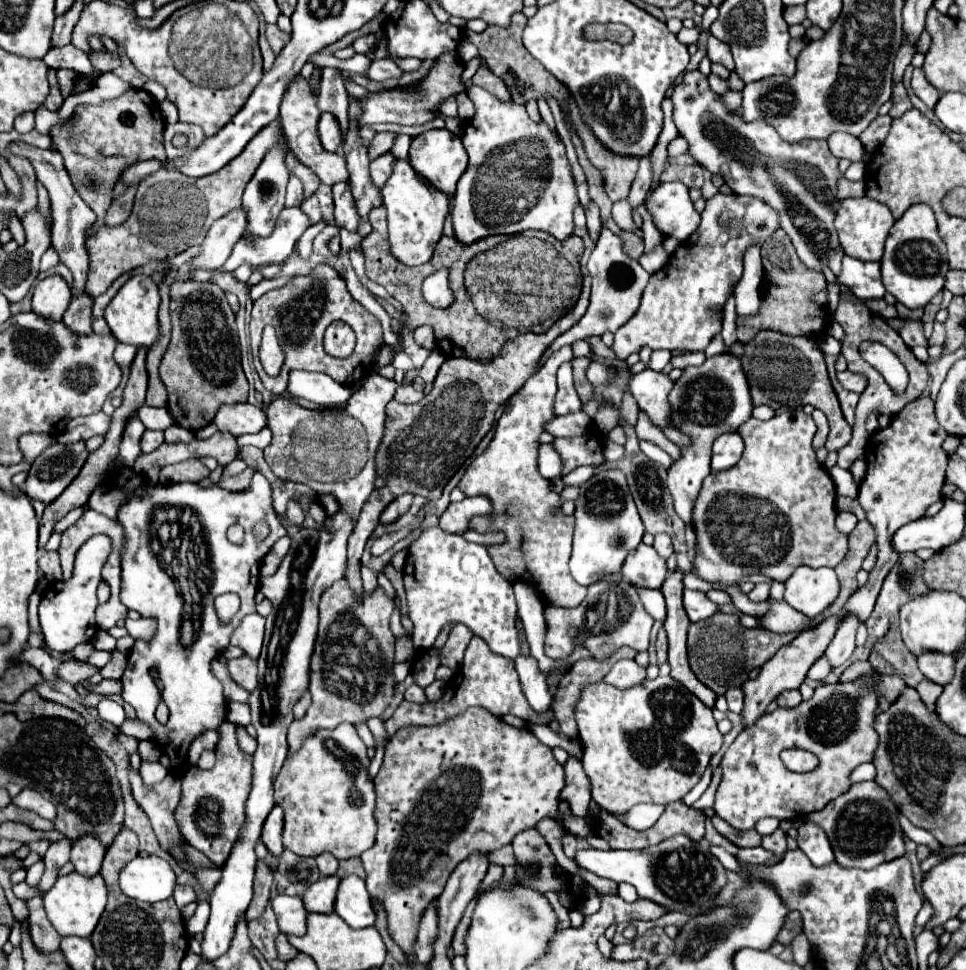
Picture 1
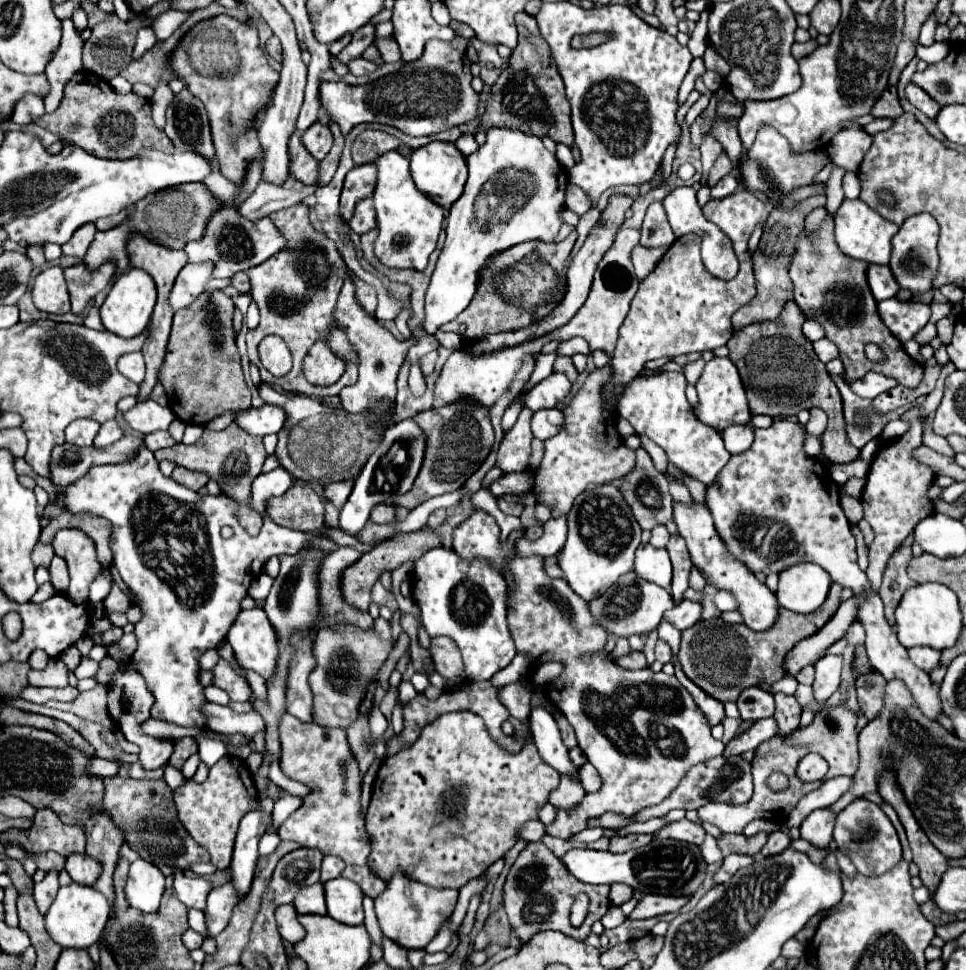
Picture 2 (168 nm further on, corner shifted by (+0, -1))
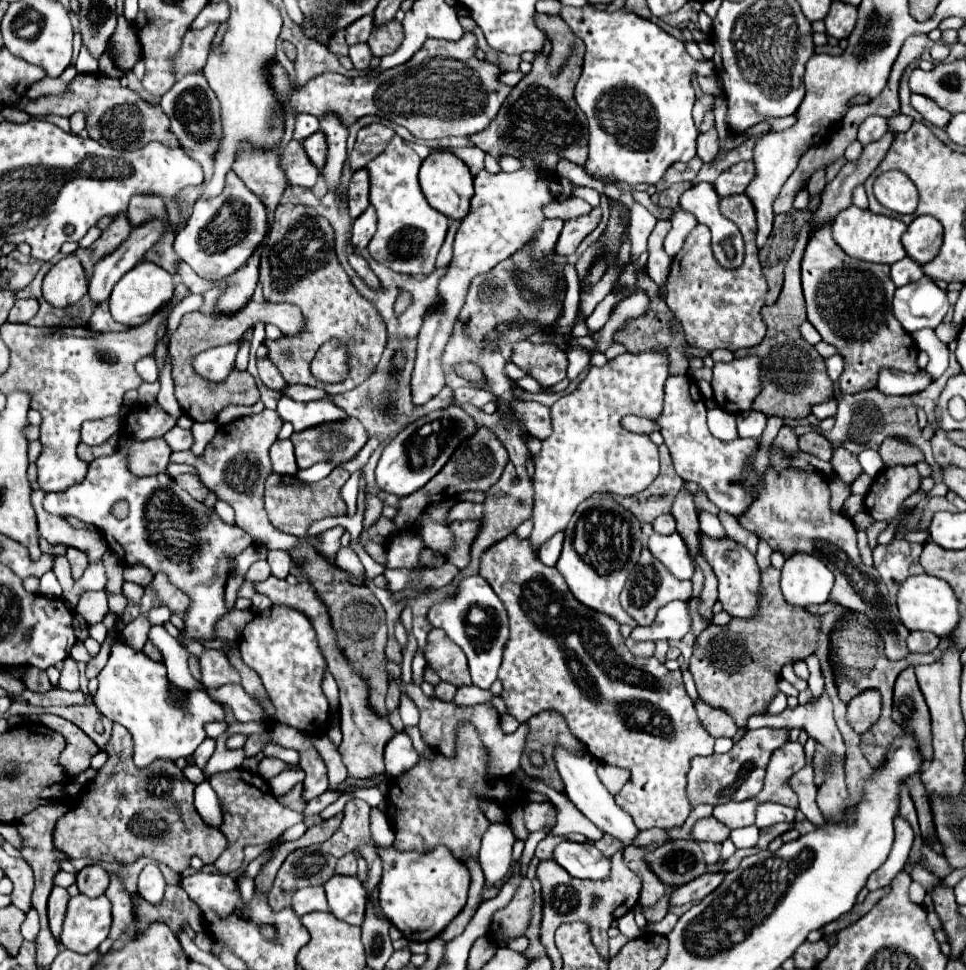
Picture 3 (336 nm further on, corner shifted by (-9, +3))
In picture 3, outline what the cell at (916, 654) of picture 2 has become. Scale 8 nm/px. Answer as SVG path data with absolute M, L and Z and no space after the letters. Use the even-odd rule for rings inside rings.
M911 631L907 637L907 647L911 653L931 653L939 645L939 637L925 631Z

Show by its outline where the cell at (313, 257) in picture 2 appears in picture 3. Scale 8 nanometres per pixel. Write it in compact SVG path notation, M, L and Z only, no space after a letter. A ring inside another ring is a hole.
M291 203L277 207L273 229L261 251L259 281L263 285L265 301L297 305L305 315L303 333L295 337L283 335L277 341L265 341L269 347L269 359L279 367L287 383L323 387L329 395L337 395L361 385L373 375L387 343L385 323L377 309L351 285L333 251L333 229L329 221L321 217L313 207ZM331 337L347 341L349 345L349 373L341 383L323 383L315 379L309 369L319 345Z

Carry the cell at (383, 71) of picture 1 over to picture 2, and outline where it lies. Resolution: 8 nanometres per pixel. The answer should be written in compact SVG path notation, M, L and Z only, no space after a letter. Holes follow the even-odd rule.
M360 57L360 59L350 61L350 63L348 63L348 69L350 69L350 73L352 73L352 75L368 75L368 73L376 71L376 69L378 69L378 65Z

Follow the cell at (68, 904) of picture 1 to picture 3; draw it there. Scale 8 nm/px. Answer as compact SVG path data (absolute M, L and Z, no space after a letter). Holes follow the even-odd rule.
M77 895L69 899L65 923L63 923L63 933L61 933L61 943L65 949L75 951L75 953L91 953L97 951L97 947L107 939L111 929L111 903L105 895L101 897L85 897Z

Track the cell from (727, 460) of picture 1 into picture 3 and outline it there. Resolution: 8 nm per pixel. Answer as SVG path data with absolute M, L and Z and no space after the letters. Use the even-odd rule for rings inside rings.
M743 411L737 415L737 429L739 429L739 437L761 437L763 429L765 429L767 417L759 411Z

